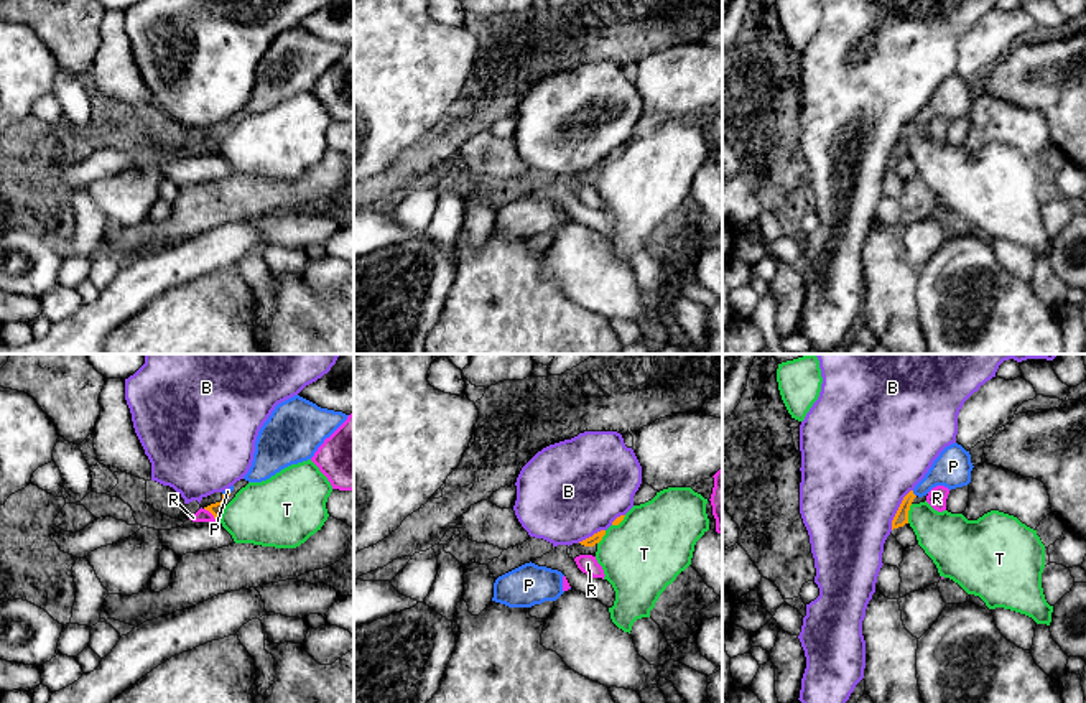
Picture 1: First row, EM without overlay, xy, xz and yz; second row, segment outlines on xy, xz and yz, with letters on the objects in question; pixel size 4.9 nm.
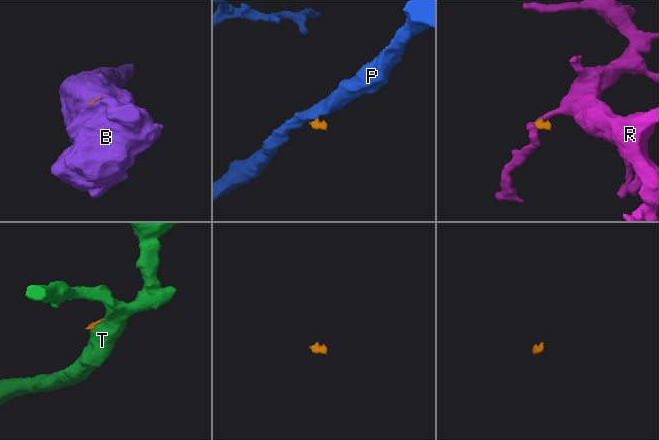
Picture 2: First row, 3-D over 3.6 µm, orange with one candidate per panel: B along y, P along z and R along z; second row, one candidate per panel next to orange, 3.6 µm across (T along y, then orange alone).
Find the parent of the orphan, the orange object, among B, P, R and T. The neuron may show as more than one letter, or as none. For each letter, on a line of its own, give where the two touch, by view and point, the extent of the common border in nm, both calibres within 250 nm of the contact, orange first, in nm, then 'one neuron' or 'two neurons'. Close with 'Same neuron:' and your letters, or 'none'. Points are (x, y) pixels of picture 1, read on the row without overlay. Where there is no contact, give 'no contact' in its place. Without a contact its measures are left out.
B: contact yz (899, 140); length 220 nm; calibres 70 and 480 nm; two neurons
P: contact yz (914, 125); length 40 nm; calibres 70 and 180 nm; one neuron
R: contact xy (211, 144); length 100 nm; calibres 70 and 60 nm; two neurons
T: contact yz (907, 145); length 100 nm; calibres 70 and 260 nm; two neurons
Same neuron: P

